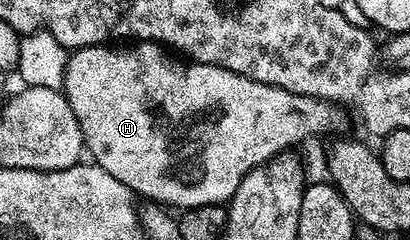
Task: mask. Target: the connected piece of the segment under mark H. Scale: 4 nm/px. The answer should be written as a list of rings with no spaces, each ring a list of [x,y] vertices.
[[[151,41],[128,43],[123,47],[117,47],[112,43],[88,45],[85,49],[75,50],[69,56],[68,67],[64,76],[62,92],[68,98],[70,107],[80,124],[87,156],[92,156],[89,158],[95,164],[101,165],[106,171],[110,171],[110,175],[114,175],[114,179],[118,179],[118,183],[122,183],[127,189],[131,189],[137,198],[149,197],[146,198],[149,202],[159,203],[165,207],[177,205],[177,210],[180,211],[193,209],[199,205],[227,203],[231,201],[234,191],[238,191],[238,183],[242,183],[242,179],[246,179],[246,175],[251,169],[265,165],[273,157],[278,157],[281,153],[299,146],[300,142],[305,141],[308,137],[324,135],[324,132],[336,121],[337,110],[327,101],[321,101],[317,97],[303,97],[273,85],[258,83],[254,79],[243,77],[234,71],[226,71],[217,65],[198,65],[185,63],[183,60],[180,60],[181,62],[171,61],[167,55],[169,56],[159,44]]]

